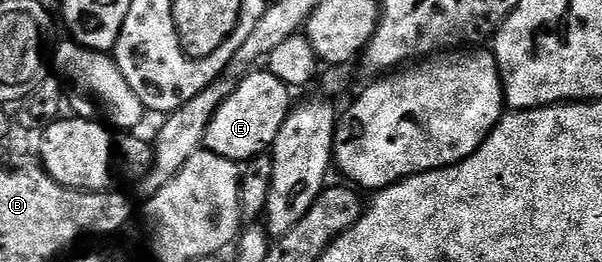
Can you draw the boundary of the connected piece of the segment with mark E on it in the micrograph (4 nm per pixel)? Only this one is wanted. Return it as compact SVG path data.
M252 69L245 75L248 76L237 82L230 97L226 97L218 113L214 113L204 137L207 150L233 161L247 161L255 155L265 154L278 137L278 129L282 129L288 112L294 106L293 92L267 69Z

